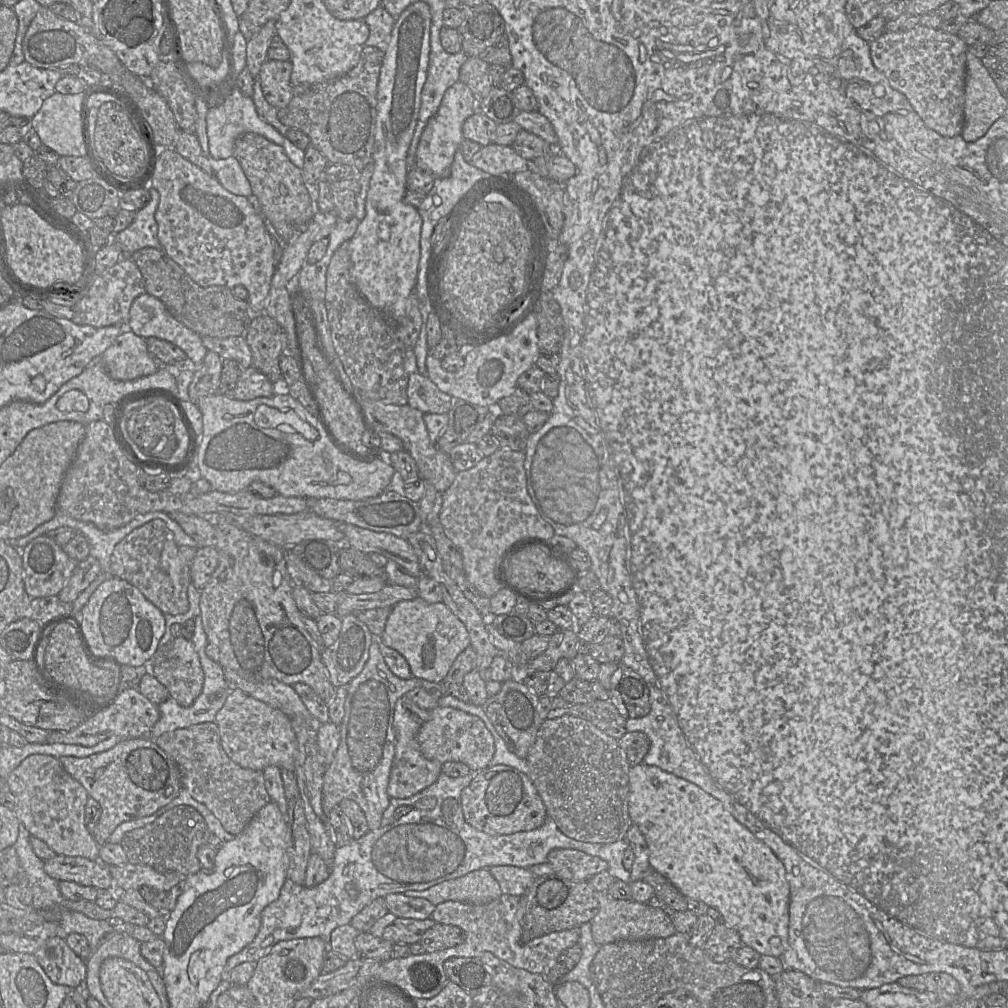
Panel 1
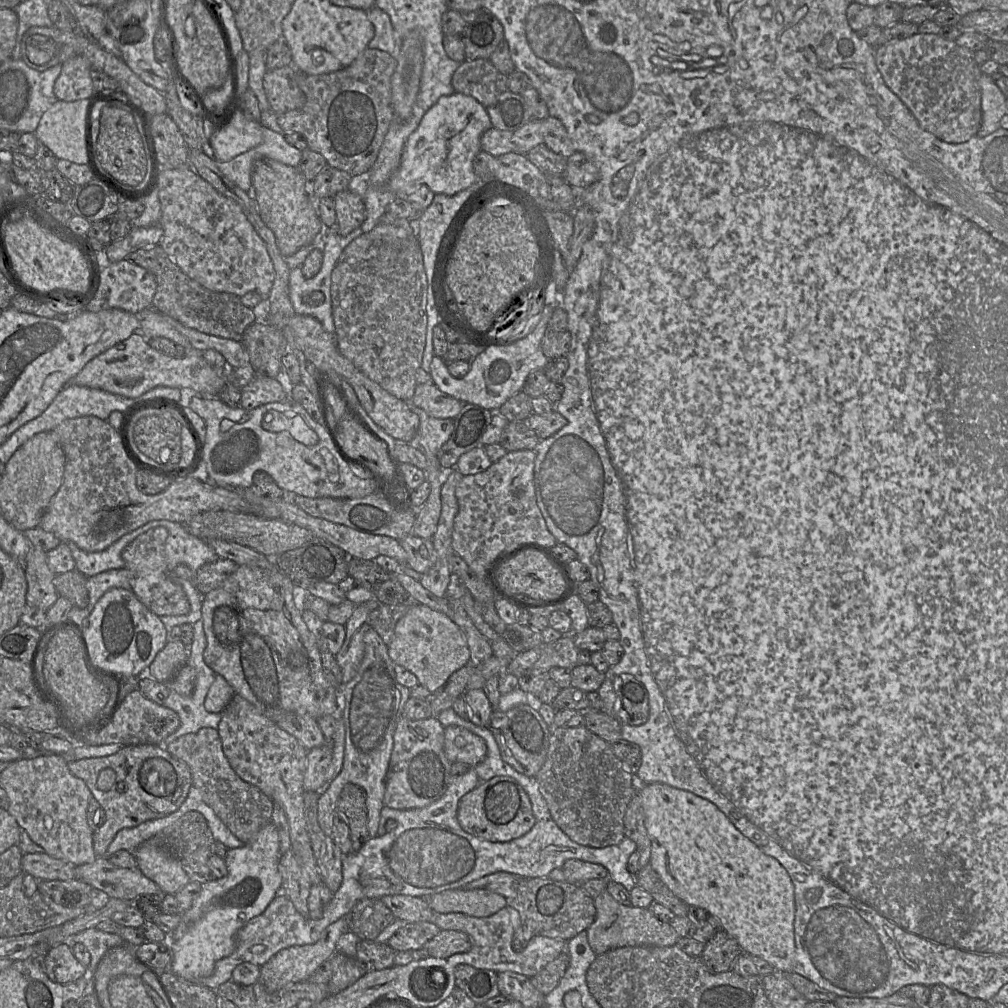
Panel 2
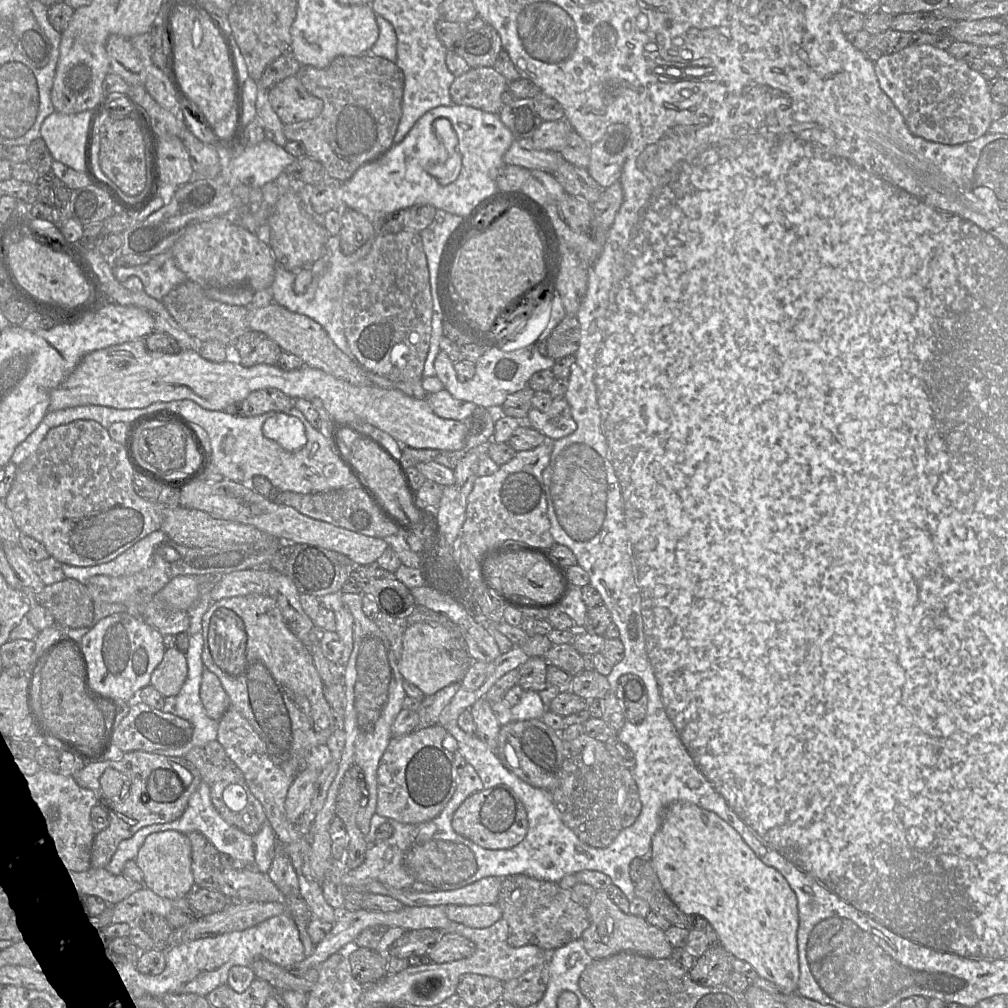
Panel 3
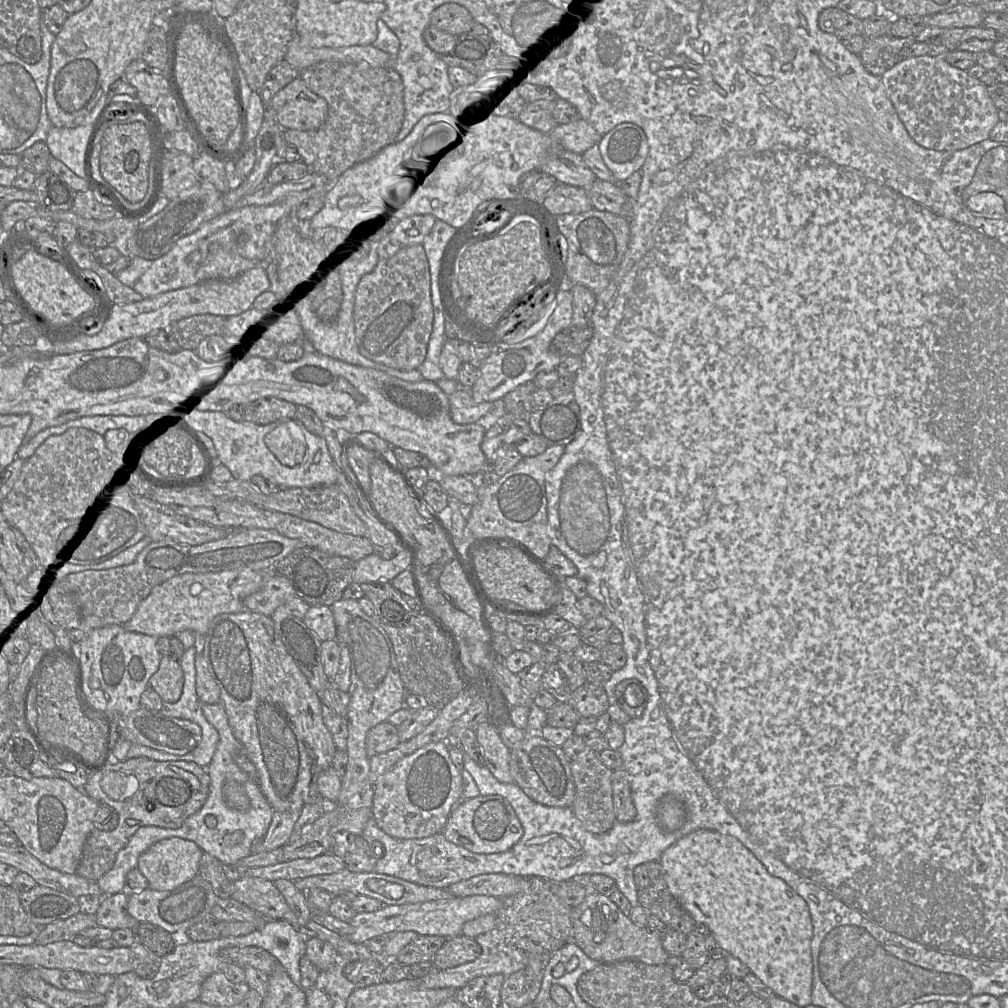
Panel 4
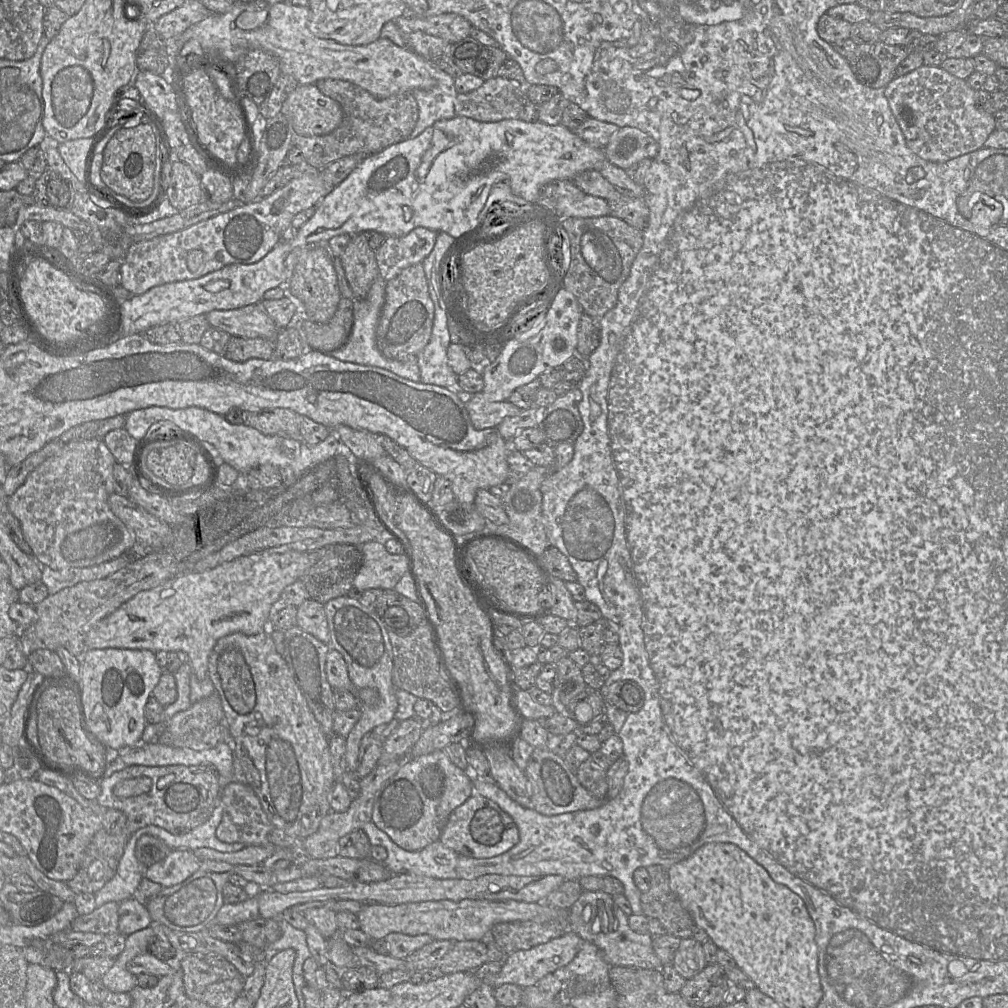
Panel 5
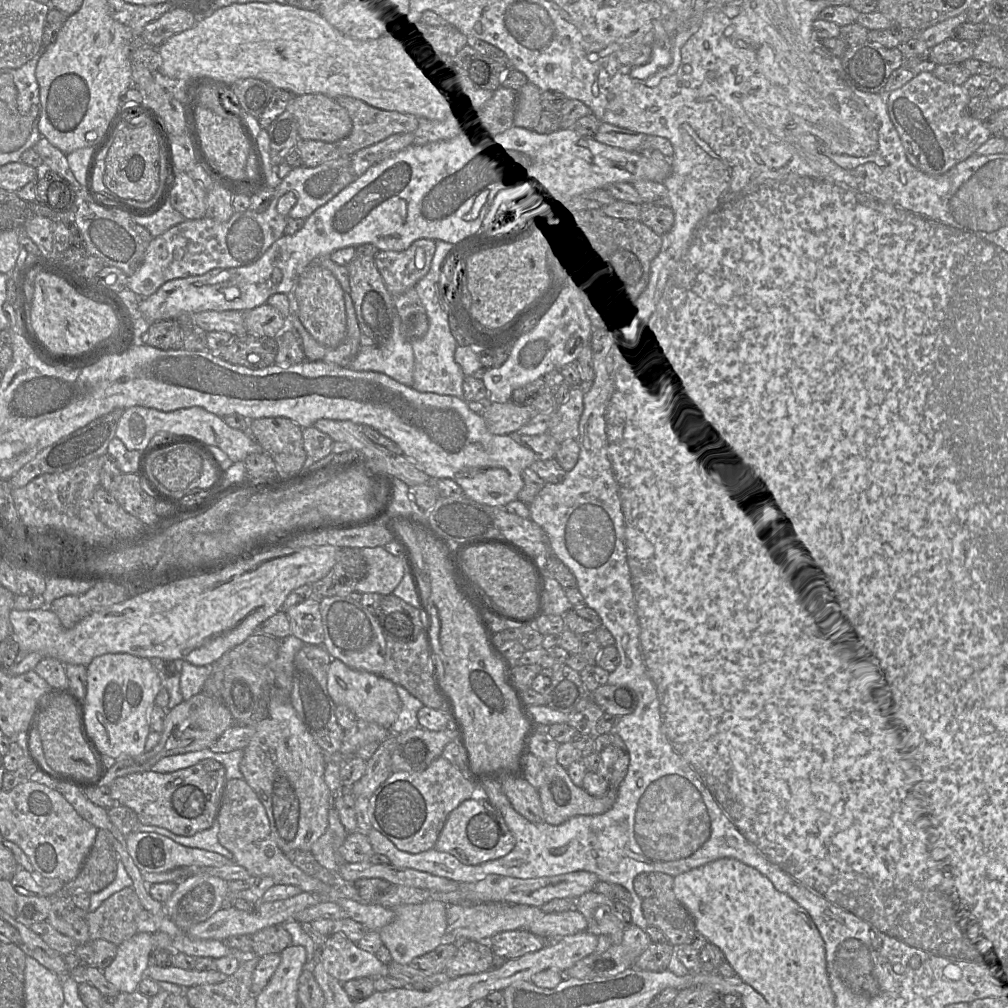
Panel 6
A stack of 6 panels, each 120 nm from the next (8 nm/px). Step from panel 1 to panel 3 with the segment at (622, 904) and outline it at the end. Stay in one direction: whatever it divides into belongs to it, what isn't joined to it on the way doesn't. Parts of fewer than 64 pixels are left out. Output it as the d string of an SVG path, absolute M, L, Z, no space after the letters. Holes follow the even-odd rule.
M605 890L596 892L587 906L590 925L580 937L592 959L602 959L619 952L634 952L651 958L669 958L673 947L665 932L649 924L645 918L625 913L608 897Z

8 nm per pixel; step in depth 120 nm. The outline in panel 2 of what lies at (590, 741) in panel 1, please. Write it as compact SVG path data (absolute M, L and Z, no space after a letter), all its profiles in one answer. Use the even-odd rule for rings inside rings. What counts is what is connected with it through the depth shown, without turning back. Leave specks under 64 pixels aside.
M585 725L551 727L546 760L536 775L539 789L559 828L574 842L594 848L617 845L625 837L624 816L628 804L638 790L638 782L618 759L611 744L591 732Z

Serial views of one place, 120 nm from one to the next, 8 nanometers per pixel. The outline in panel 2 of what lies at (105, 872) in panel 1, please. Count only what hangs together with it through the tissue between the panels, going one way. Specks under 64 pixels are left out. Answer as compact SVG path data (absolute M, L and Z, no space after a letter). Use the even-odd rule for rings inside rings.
M46 853L23 854L21 859L22 873L33 876L37 881L73 880L75 867Z

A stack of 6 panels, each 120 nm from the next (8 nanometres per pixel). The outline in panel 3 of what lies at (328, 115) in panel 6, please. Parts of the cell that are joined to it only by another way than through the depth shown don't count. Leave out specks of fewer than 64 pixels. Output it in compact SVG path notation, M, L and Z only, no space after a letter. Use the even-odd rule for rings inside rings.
M290 76L268 90L270 105L285 124L318 117L324 103L311 95L296 76Z

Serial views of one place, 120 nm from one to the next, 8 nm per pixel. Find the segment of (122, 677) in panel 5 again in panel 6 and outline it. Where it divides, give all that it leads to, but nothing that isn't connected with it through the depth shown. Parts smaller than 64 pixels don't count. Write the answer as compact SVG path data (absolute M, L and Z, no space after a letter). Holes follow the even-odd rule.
M127 653L98 656L87 666L84 726L87 736L103 756L114 760L145 752L150 733L149 711L161 689L160 677L150 659Z

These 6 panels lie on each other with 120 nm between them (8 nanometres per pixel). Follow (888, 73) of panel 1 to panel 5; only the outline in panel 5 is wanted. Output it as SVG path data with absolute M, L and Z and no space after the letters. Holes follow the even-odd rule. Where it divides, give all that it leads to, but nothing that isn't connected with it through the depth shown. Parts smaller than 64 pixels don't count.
M923 64L919 68L903 76L895 77L885 88L884 95L888 100L890 109L904 135L907 146L919 157L931 162L946 162L953 158L976 151L985 147L985 142L989 135L996 129L995 117L980 109L976 103L976 91L974 91L966 80L957 78L941 68L940 66L928 66Z

